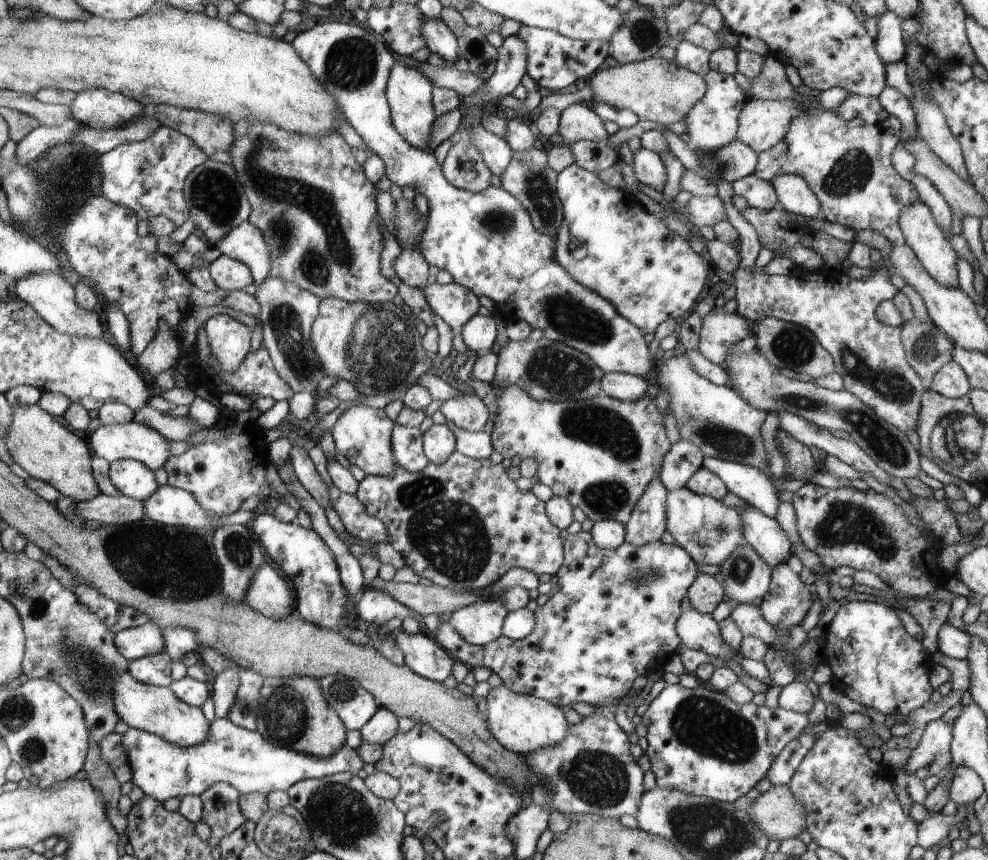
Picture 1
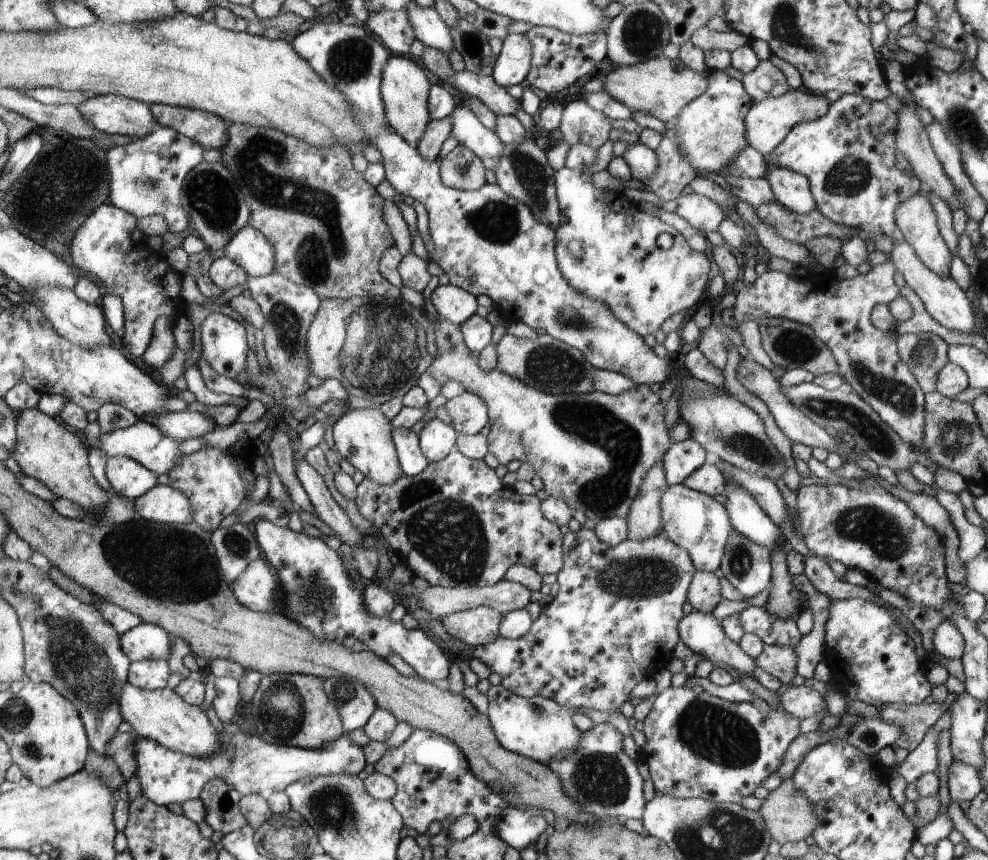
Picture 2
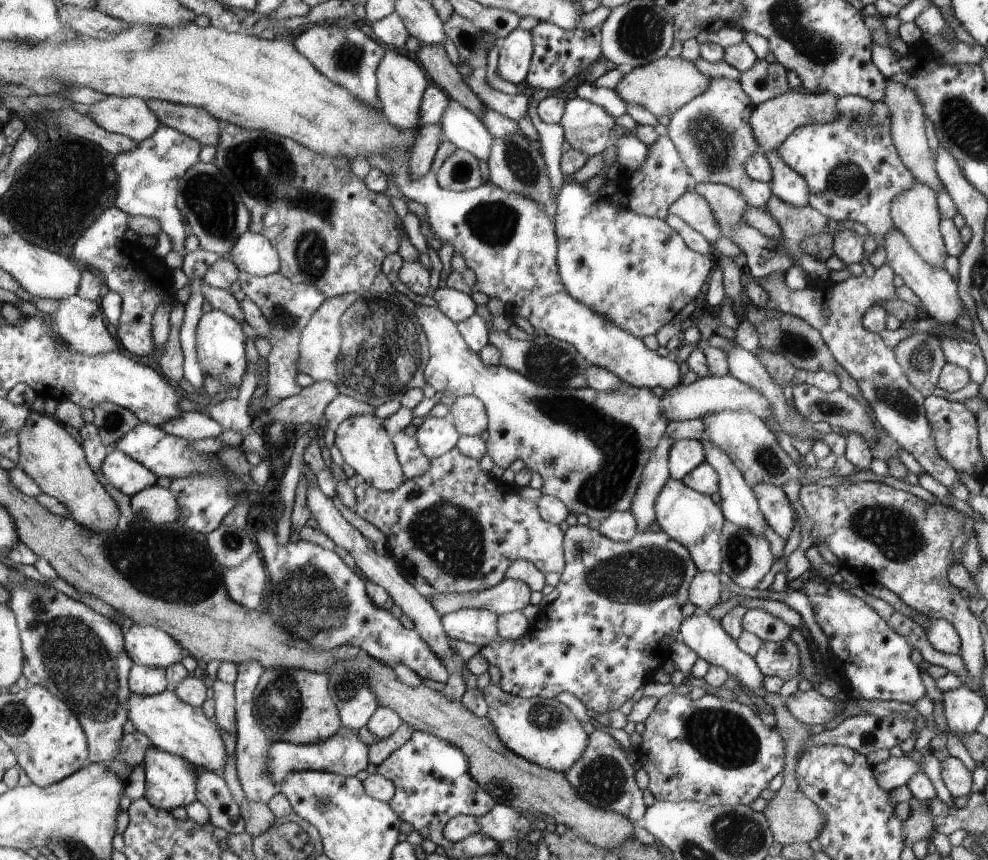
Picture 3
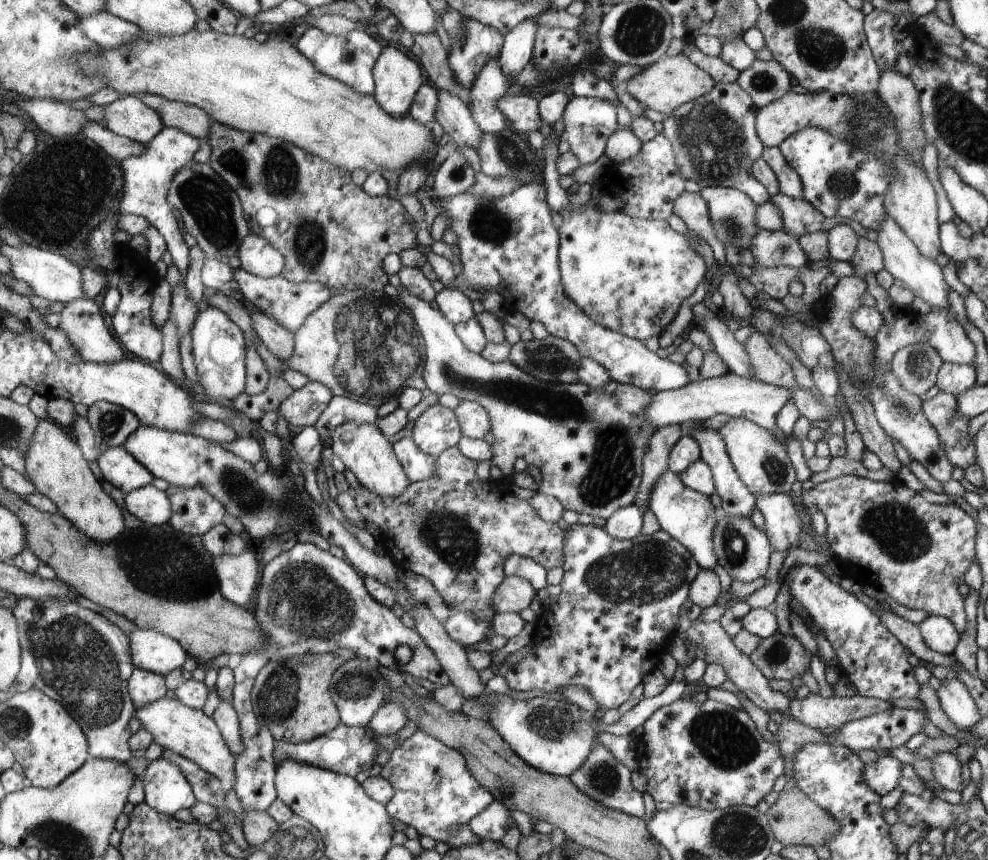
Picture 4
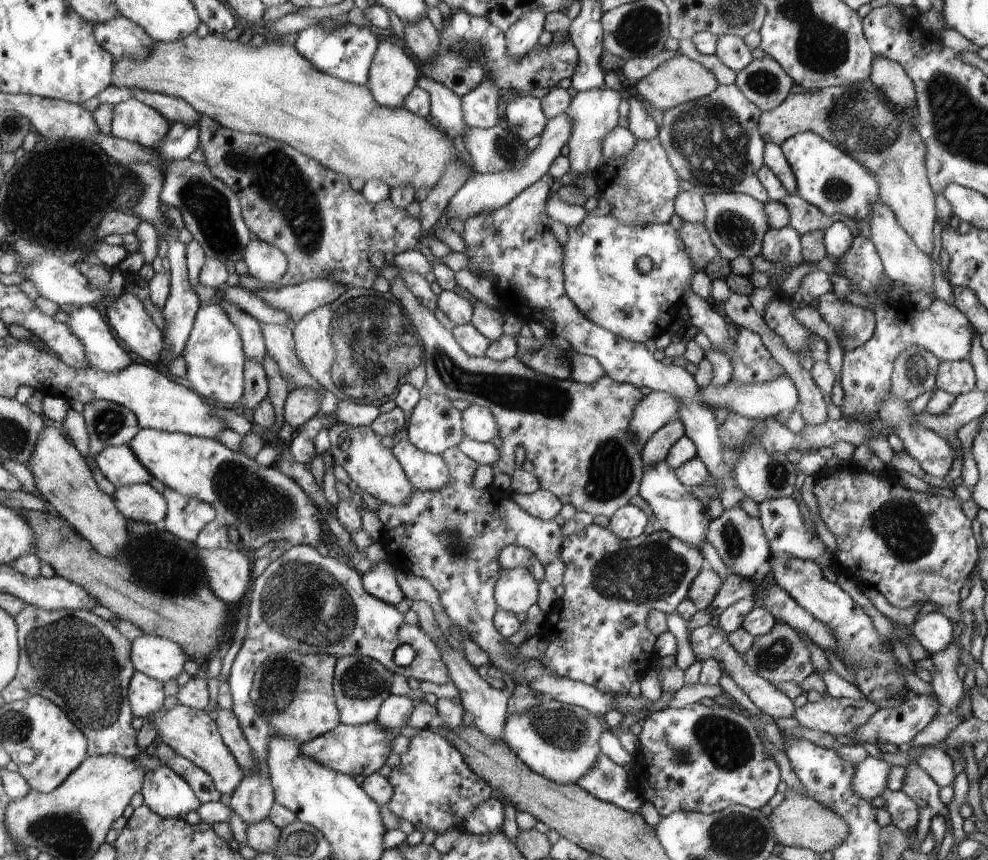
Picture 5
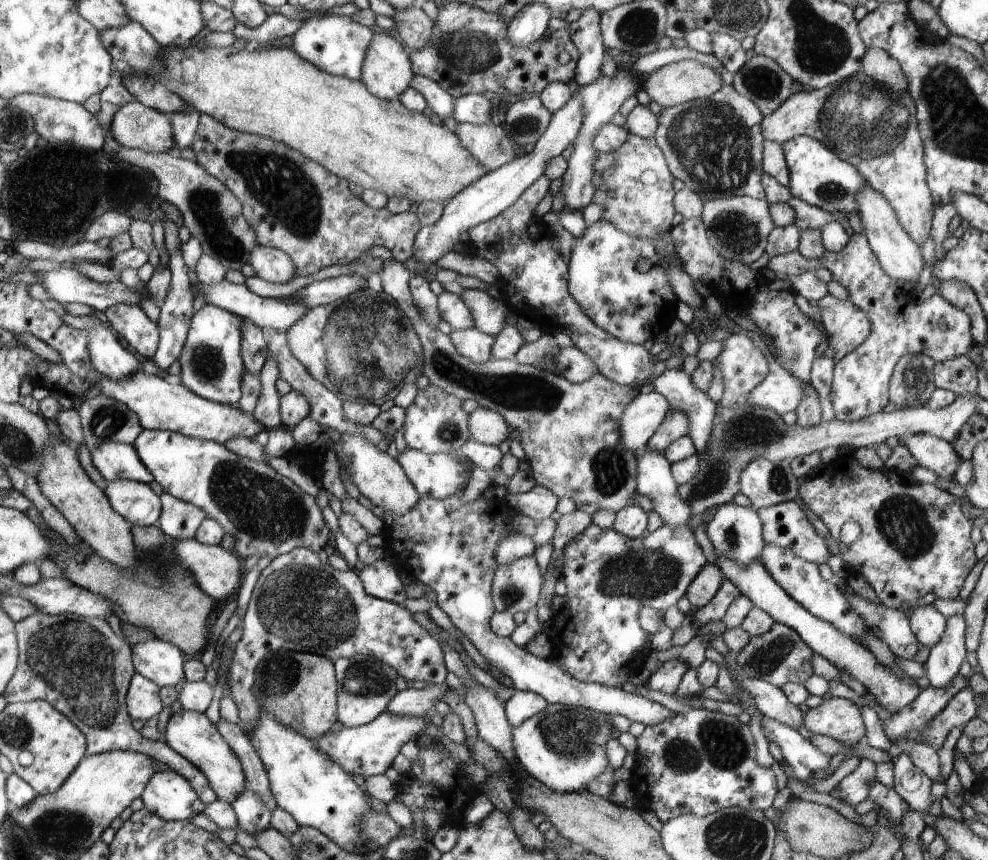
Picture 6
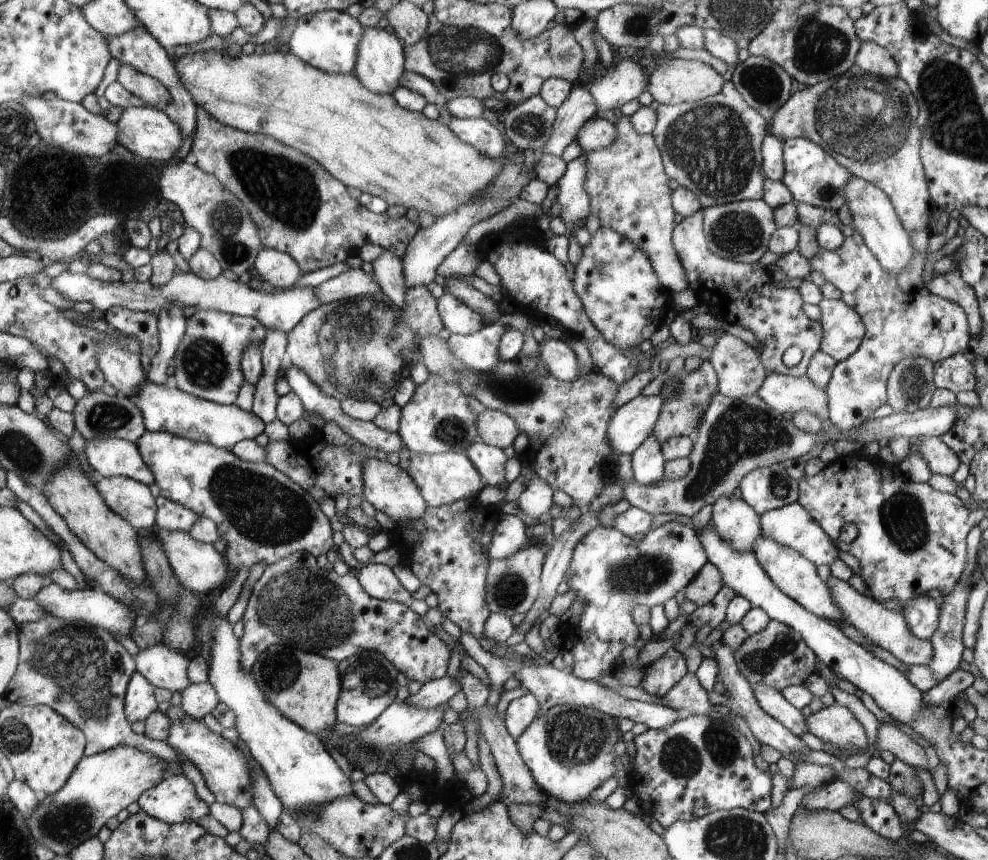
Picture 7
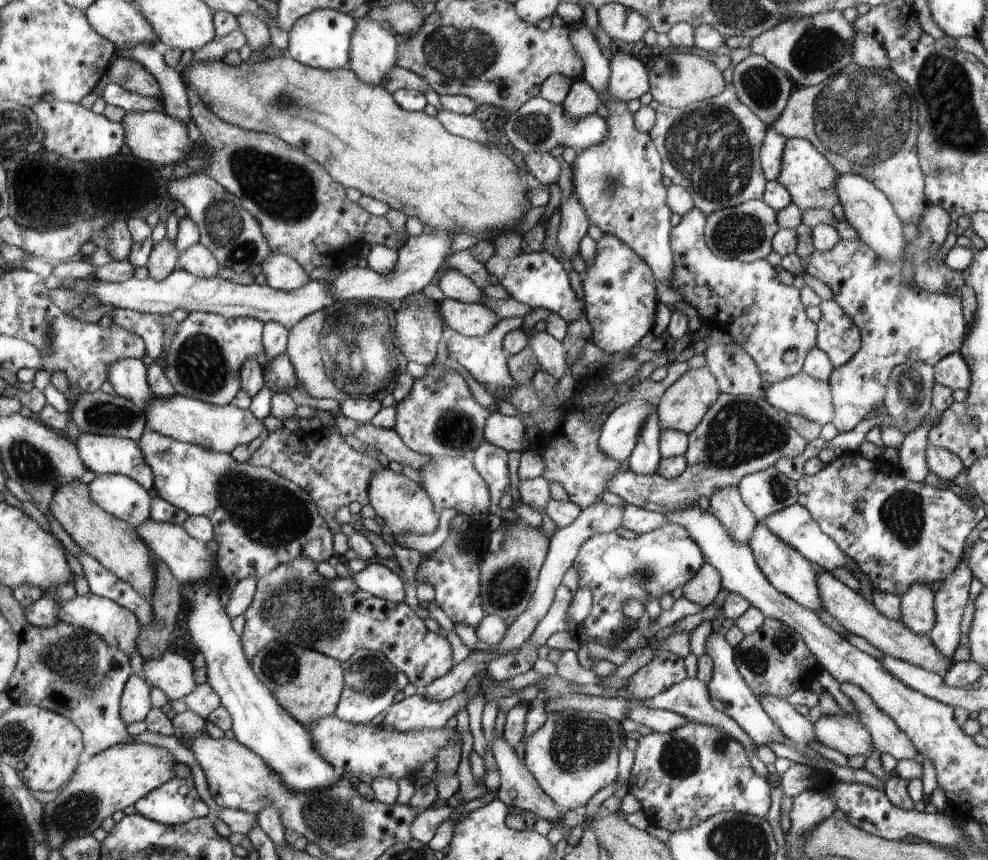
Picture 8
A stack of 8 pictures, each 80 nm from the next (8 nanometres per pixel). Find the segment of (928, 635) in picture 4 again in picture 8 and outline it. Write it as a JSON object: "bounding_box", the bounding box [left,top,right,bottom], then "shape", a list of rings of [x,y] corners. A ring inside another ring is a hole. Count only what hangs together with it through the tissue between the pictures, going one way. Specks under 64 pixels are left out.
{"bounding_box":[901,583,935,635],"shape":[[[914,583],[901,594],[901,620],[914,634],[927,635],[935,623],[934,593],[928,583]]]}

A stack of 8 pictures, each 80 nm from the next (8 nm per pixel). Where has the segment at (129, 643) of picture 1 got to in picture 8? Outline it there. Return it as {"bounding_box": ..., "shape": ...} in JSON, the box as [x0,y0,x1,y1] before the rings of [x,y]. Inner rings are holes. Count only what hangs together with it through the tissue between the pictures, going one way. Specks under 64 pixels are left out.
{"bounding_box":[144,649,198,700],"shape":[[[177,649],[167,650],[161,657],[144,661],[144,676],[152,686],[164,691],[172,700],[185,700],[198,686],[191,661]]]}

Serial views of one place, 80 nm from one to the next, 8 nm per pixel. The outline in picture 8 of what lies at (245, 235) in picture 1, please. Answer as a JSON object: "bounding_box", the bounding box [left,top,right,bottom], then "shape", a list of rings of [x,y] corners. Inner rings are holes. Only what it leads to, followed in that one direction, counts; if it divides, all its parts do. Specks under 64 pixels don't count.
{"bounding_box":[260,253,310,291],"shape":[[[270,253],[260,264],[268,286],[280,291],[293,291],[310,281],[309,272],[292,257]]]}

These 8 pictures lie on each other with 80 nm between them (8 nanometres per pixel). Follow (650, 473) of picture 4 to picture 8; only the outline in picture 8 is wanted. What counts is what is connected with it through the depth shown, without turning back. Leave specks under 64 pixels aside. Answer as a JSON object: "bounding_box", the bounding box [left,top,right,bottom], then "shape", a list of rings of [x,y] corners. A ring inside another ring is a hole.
{"bounding_box":[657,369,723,435],"shape":[[[688,369],[675,383],[666,388],[662,397],[659,398],[657,415],[662,429],[679,430],[689,435],[700,424],[710,405],[723,394],[717,385],[716,377],[708,370]]]}

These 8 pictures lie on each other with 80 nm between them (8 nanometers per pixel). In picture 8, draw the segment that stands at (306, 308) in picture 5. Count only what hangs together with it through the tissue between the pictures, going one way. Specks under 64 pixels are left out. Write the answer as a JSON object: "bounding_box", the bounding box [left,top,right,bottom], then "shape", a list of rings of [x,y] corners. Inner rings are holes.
{"bounding_box":[329,229,456,303],"shape":[[[435,229],[436,234],[422,233],[416,237],[409,237],[398,250],[398,264],[389,273],[377,273],[370,267],[353,267],[347,271],[342,270],[338,278],[329,284],[331,293],[340,299],[358,299],[371,301],[377,299],[381,303],[402,302],[407,297],[422,292],[425,286],[432,282],[438,274],[439,268],[445,264],[449,252],[452,251],[451,240],[456,236],[450,231]]]}

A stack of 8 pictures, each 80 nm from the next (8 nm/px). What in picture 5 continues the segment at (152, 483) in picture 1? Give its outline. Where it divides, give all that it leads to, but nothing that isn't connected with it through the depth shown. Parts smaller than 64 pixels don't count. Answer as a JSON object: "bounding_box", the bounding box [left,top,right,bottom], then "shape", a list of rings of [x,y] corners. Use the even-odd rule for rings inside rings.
{"bounding_box":[91,444,153,488],"shape":[[[126,444],[108,446],[91,461],[116,488],[148,484],[153,479],[150,470]]]}

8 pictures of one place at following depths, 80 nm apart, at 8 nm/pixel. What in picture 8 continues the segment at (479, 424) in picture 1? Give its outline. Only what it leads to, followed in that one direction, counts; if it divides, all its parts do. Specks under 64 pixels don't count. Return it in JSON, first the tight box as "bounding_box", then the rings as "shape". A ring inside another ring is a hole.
{"bounding_box":[484,413,524,452],"shape":[[[493,413],[488,417],[484,436],[485,442],[503,448],[508,452],[520,452],[524,449],[524,427],[520,417]]]}

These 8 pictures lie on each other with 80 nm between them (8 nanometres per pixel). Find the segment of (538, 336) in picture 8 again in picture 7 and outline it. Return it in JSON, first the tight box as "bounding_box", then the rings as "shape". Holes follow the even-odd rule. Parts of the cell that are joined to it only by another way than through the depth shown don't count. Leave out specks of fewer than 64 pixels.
{"bounding_box":[539,336,582,382],"shape":[[[545,336],[539,343],[539,355],[546,370],[556,380],[574,382],[578,376],[582,376],[579,371],[582,364],[577,359],[579,355],[562,340]]]}

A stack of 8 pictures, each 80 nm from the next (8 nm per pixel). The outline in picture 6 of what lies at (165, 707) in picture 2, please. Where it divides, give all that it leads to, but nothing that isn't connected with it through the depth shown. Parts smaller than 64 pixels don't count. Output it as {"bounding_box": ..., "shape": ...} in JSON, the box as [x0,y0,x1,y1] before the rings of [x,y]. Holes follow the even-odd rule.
{"bounding_box":[164,710,247,802],"shape":[[[184,710],[172,714],[164,732],[165,742],[168,743],[176,753],[186,760],[191,761],[206,776],[210,787],[219,800],[232,802],[244,792],[247,787],[246,774],[243,772],[242,762],[236,757],[234,750],[224,740],[222,734],[218,734],[216,726],[204,714],[194,714],[194,711]]]}

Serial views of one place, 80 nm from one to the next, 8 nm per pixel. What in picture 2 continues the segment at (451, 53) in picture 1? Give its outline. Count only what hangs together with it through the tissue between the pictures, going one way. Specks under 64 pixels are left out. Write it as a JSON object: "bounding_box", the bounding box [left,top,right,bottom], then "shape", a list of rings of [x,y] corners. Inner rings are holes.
{"bounding_box":[405,1,454,54],"shape":[[[410,1],[405,11],[410,17],[415,38],[420,40],[424,46],[437,48],[448,54],[454,49],[450,28],[440,18],[434,7],[423,7],[416,1]]]}

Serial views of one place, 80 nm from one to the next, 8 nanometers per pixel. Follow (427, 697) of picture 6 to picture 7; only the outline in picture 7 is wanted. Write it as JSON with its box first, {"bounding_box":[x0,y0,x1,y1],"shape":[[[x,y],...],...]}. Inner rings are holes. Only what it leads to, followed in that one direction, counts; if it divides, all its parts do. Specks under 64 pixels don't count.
{"bounding_box":[404,676,461,708],"shape":[[[460,676],[432,680],[424,684],[416,694],[410,694],[404,702],[416,708],[436,708],[448,703],[450,698],[461,690]]]}

